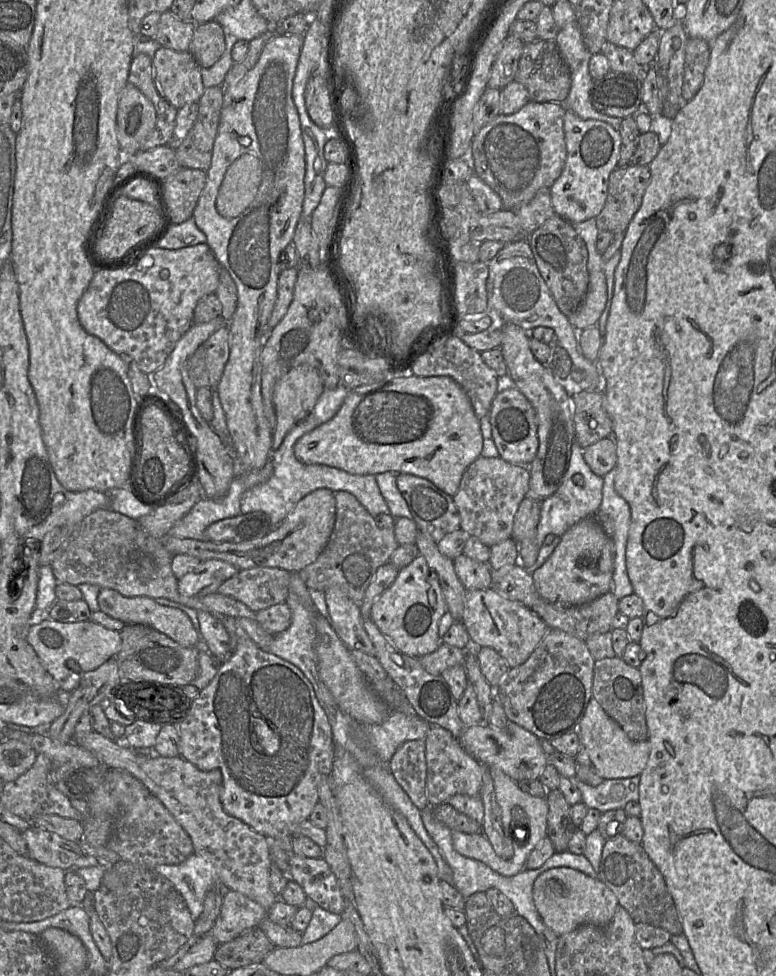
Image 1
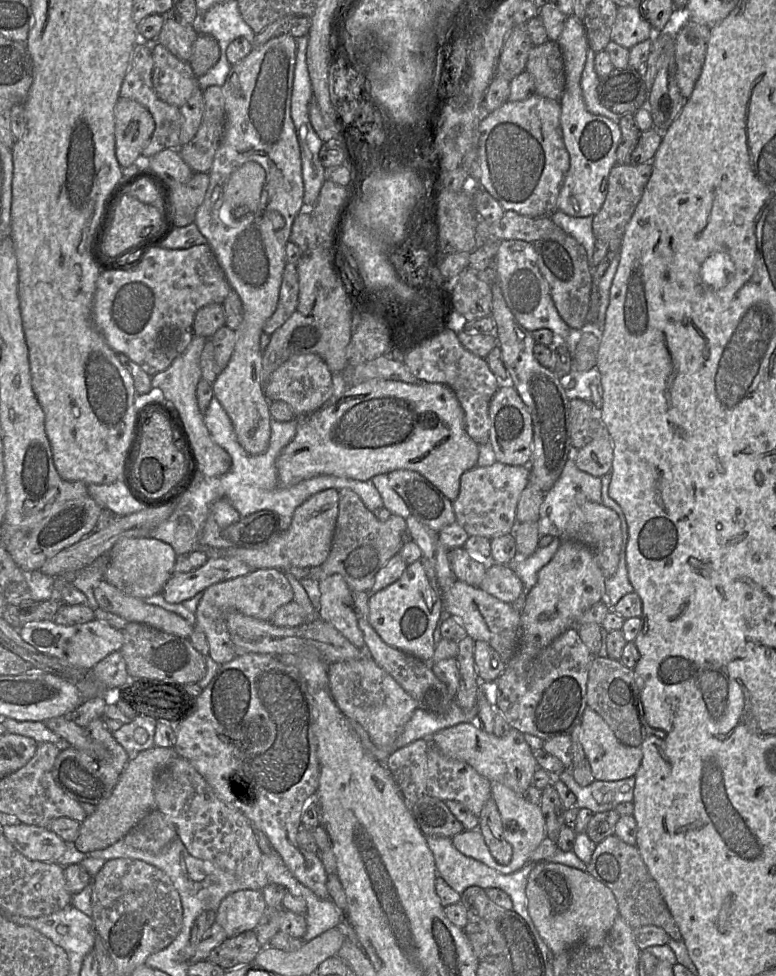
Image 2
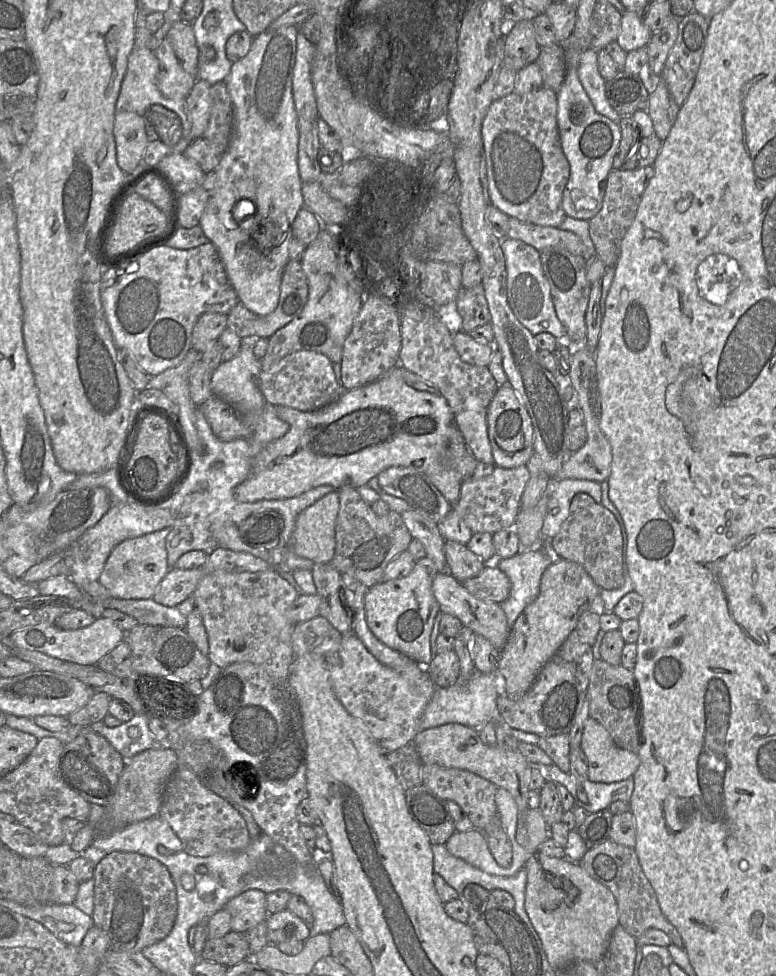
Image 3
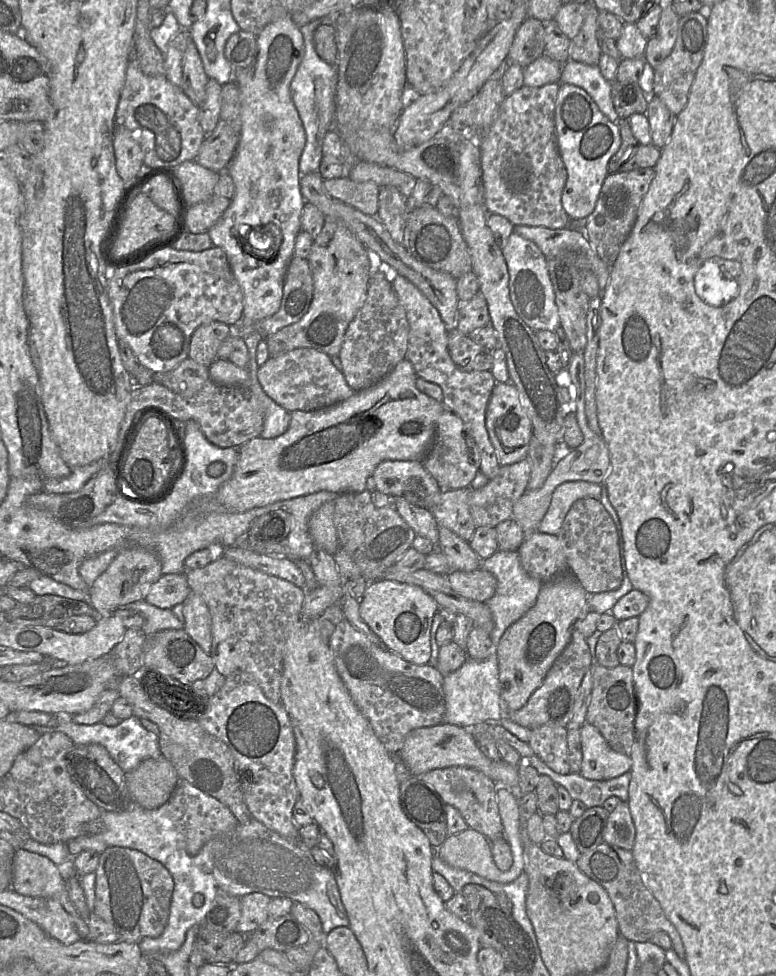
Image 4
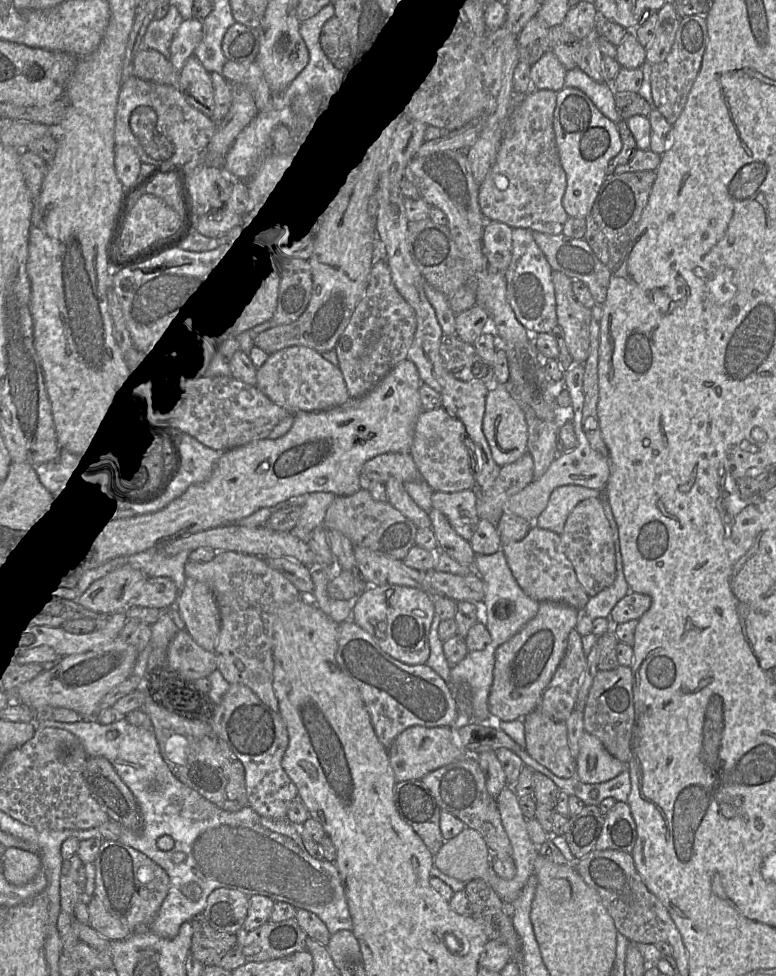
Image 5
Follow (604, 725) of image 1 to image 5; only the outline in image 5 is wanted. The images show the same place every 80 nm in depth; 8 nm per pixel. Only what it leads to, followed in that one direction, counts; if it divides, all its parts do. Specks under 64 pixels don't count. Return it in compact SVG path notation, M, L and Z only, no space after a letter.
M583 732L576 758L576 775L585 784L599 784L618 776L627 764L608 753L593 735Z

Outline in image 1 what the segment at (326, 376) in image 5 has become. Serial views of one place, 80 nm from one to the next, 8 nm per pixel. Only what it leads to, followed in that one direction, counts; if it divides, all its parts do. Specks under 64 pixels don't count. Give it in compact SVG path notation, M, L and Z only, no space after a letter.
M309 365L292 368L277 382L274 389L277 414L272 440L274 450L281 446L296 424L307 418L324 390L319 372Z

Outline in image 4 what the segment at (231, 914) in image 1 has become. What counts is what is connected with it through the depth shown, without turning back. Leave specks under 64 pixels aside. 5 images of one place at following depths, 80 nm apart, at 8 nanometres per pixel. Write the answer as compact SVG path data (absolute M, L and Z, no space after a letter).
M254 892L239 899L241 917L237 925L237 931L243 935L248 935L269 919L268 907L271 898L265 894Z

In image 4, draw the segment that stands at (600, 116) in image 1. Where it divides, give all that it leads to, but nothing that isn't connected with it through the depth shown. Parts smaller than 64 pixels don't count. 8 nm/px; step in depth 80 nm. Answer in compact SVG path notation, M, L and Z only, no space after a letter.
M569 59L562 65L560 84L573 84L584 89L607 118L613 122L620 119L612 102L612 83L602 76L598 65Z

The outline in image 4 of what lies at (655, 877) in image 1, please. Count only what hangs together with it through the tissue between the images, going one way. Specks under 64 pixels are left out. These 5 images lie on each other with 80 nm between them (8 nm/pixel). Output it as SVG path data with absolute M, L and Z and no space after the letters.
M602 843L595 849L581 854L575 864L585 875L607 891L615 909L620 935L631 942L646 942L656 932L663 931L670 937L672 949L685 960L685 948L680 934L642 881L631 851Z

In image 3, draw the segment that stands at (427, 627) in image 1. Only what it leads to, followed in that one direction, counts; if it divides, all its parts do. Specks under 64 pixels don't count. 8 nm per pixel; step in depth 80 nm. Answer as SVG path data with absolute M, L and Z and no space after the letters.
M421 558L407 576L379 581L367 589L364 597L365 619L372 633L388 647L421 665L428 665L433 658L430 634L440 607L432 591L432 581L438 572L431 560Z

